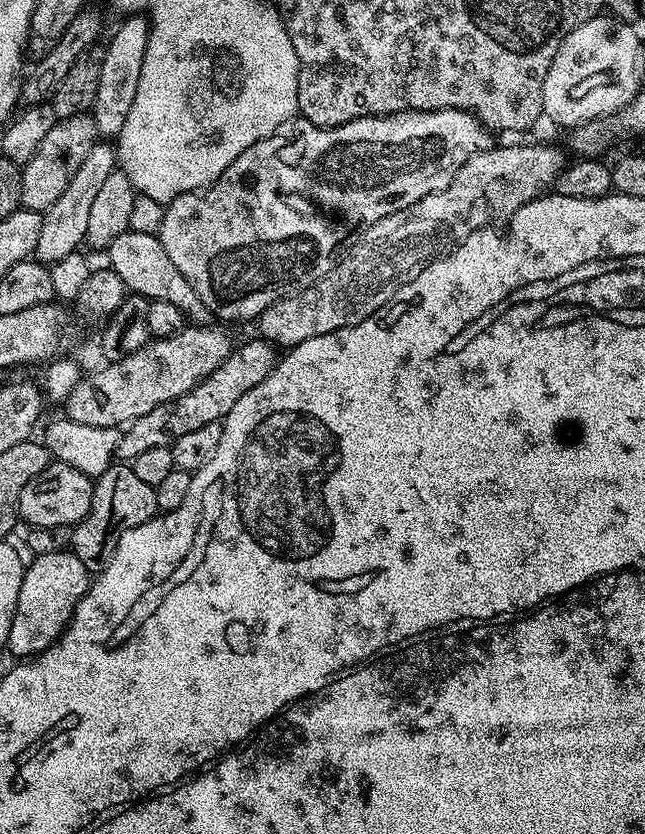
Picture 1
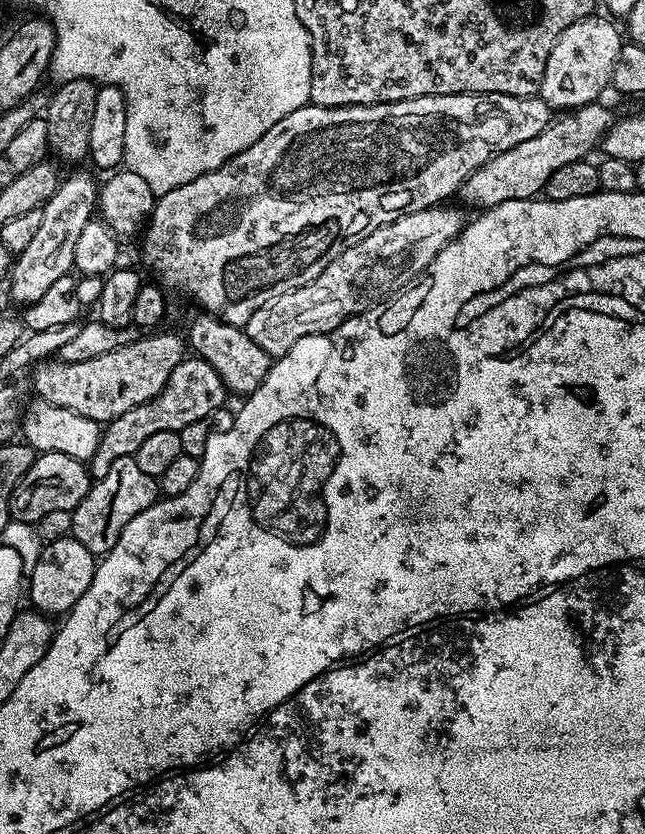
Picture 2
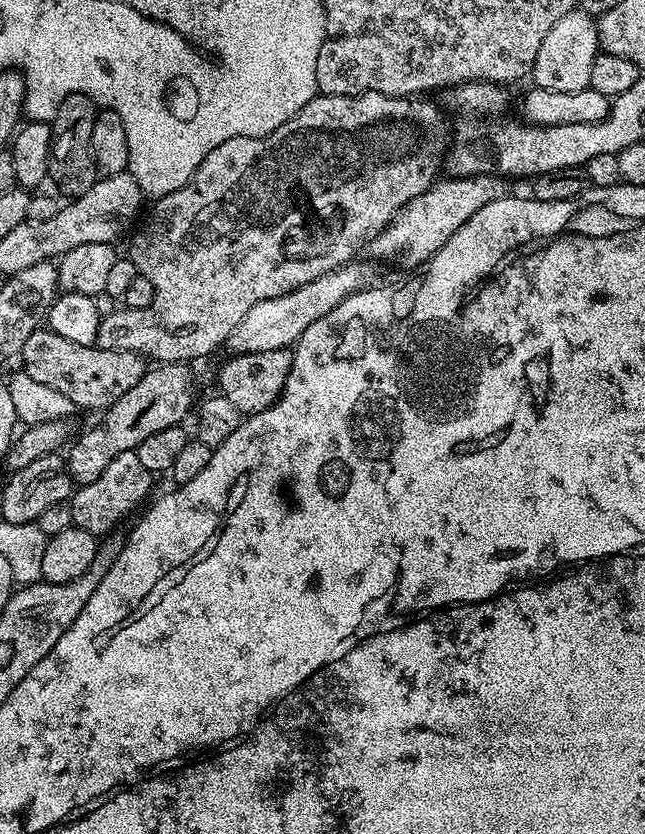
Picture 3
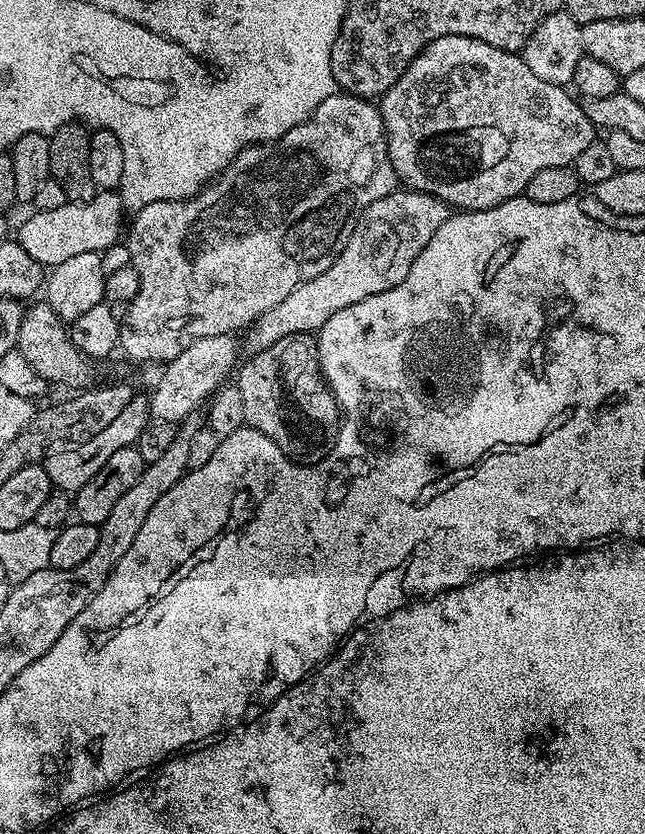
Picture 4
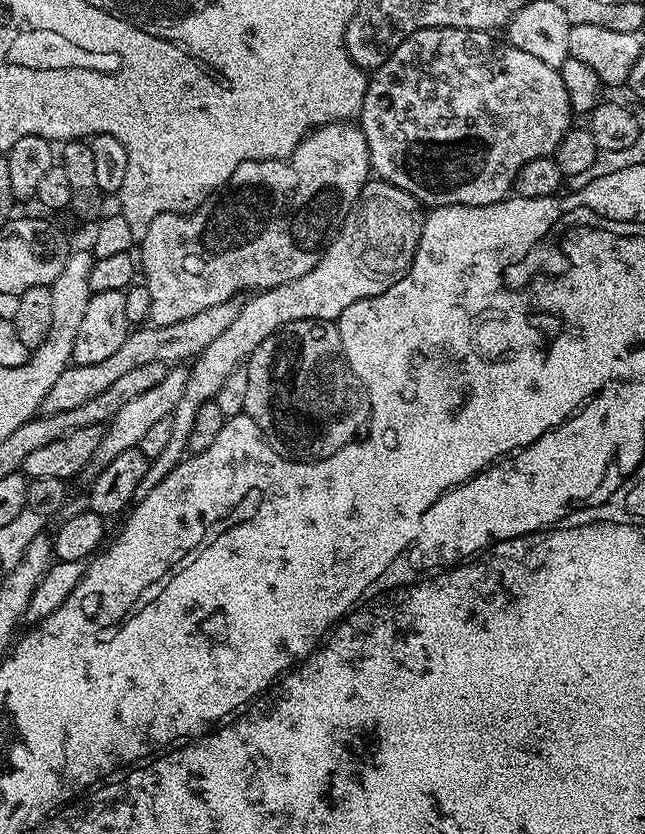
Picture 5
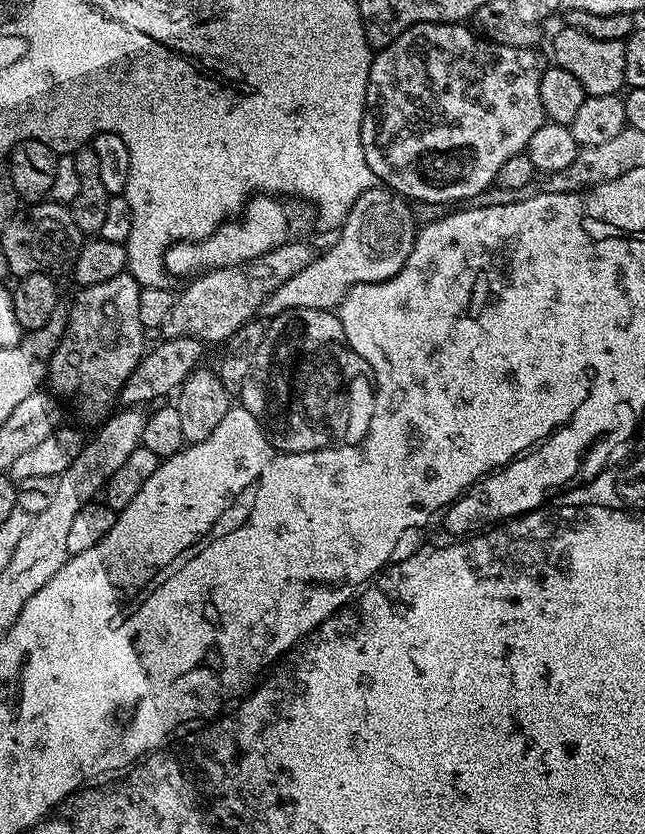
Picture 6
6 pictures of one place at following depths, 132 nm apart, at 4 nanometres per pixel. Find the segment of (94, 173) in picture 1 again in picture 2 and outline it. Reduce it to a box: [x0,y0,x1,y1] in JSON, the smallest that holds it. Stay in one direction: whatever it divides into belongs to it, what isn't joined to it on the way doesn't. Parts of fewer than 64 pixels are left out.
[10,172,98,306]

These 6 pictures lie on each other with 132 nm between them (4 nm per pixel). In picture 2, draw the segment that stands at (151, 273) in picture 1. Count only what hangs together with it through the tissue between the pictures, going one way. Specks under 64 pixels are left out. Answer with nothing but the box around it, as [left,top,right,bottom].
[186,315,273,394]

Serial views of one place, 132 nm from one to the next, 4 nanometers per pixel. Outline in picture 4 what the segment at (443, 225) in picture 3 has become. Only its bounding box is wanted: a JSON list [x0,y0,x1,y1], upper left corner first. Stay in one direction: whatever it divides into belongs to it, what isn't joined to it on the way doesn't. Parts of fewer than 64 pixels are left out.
[243,190,449,354]

